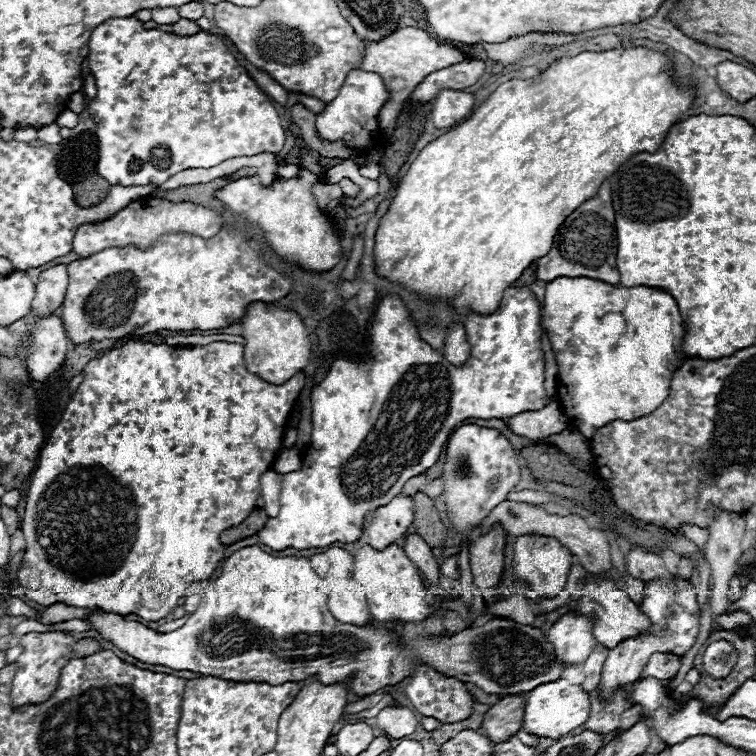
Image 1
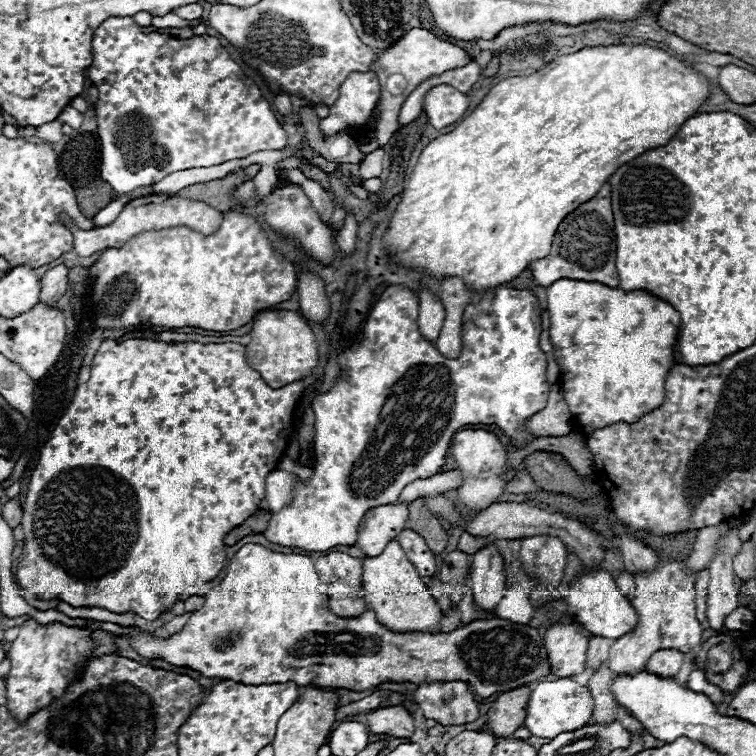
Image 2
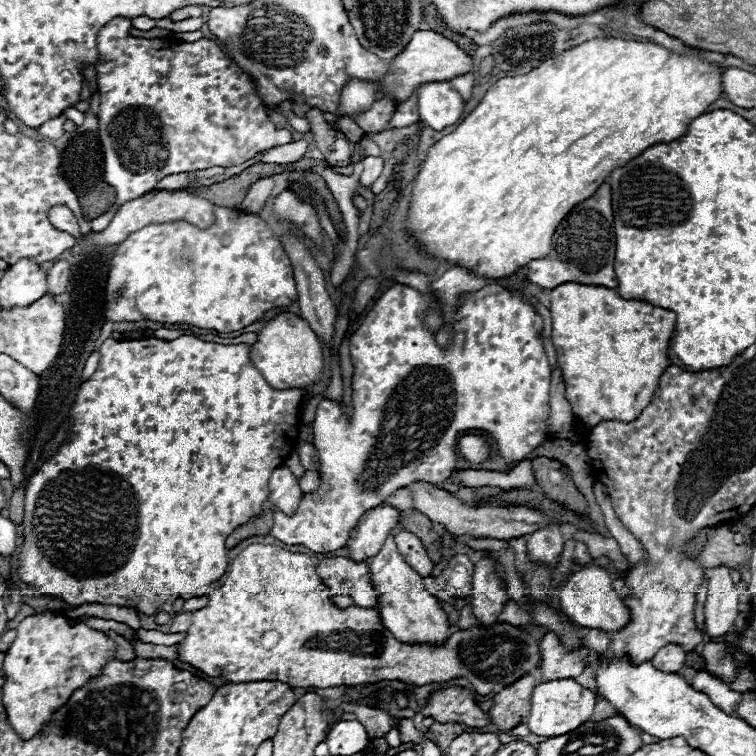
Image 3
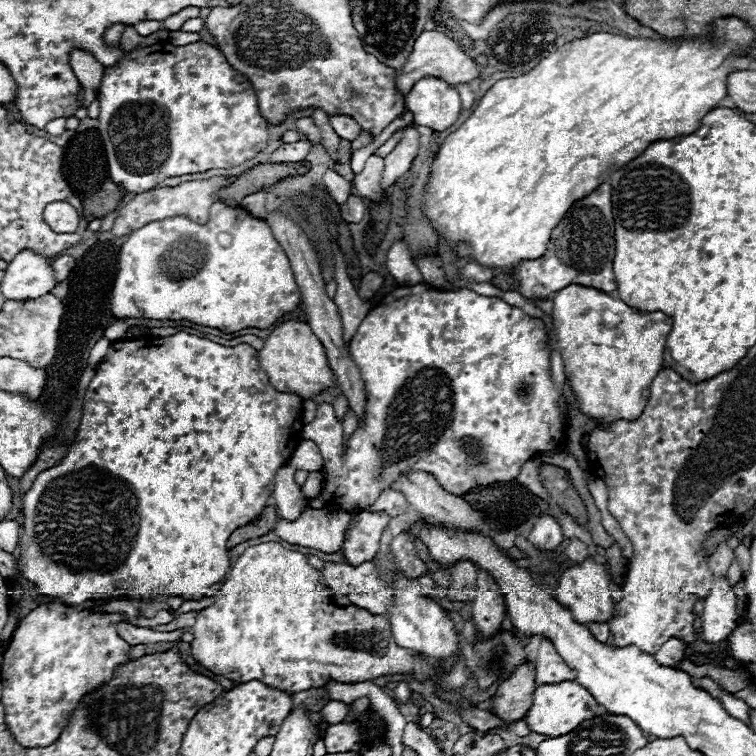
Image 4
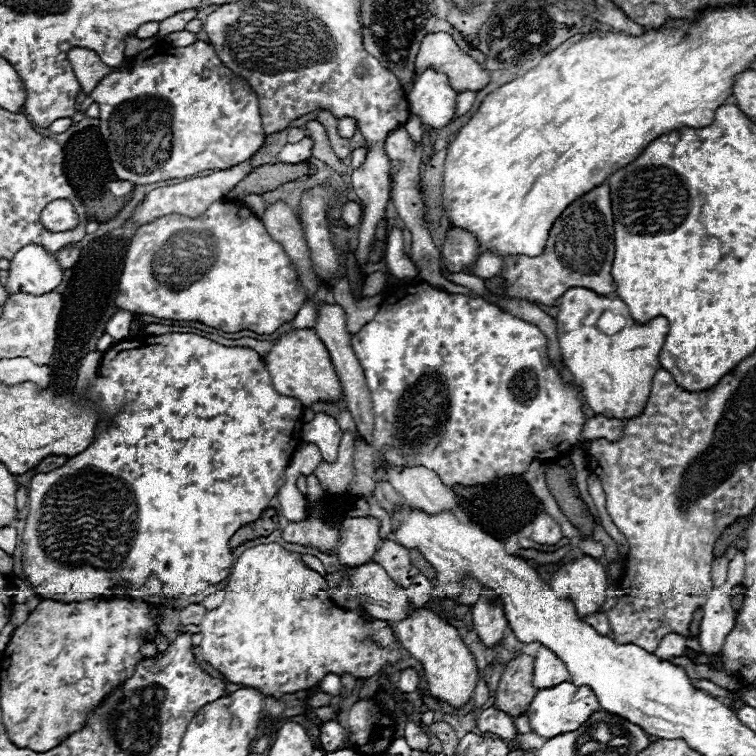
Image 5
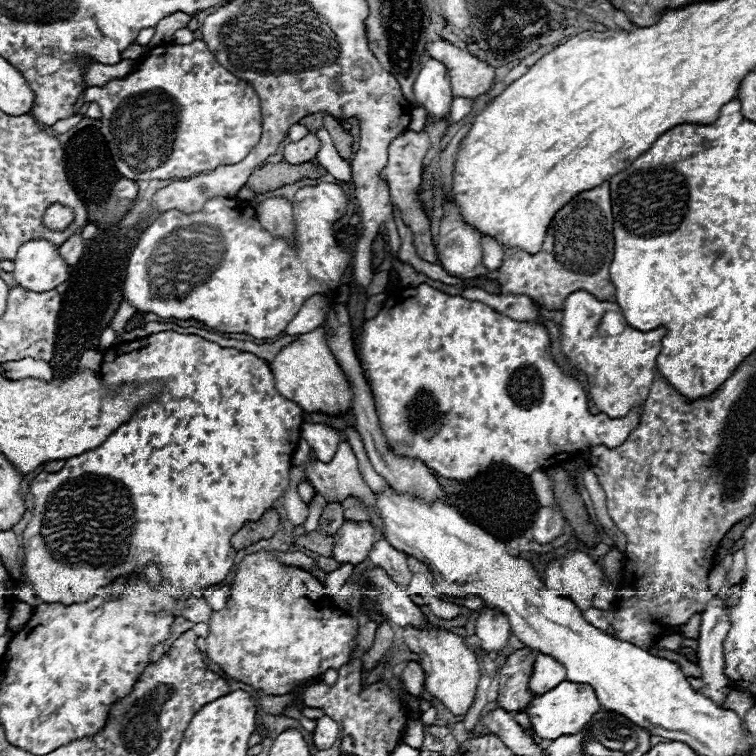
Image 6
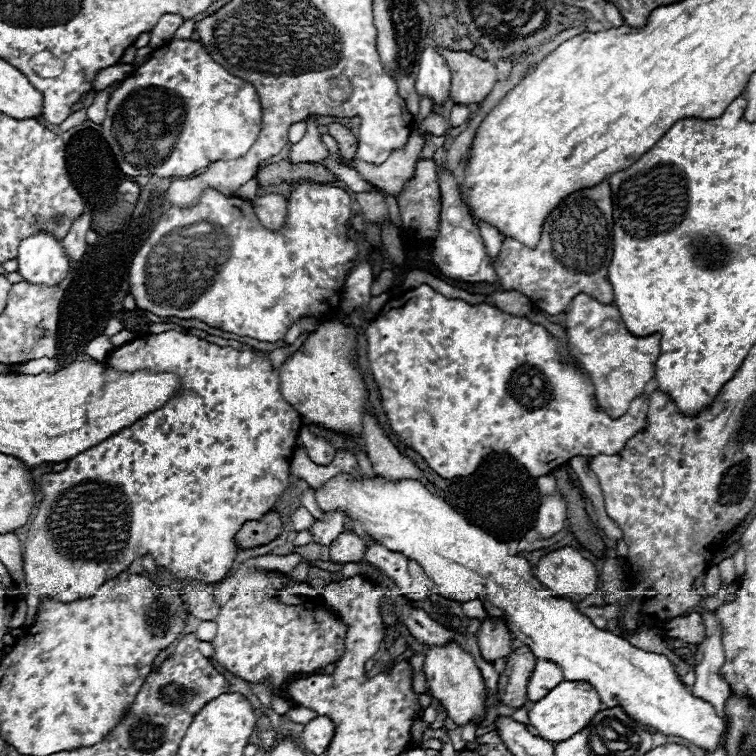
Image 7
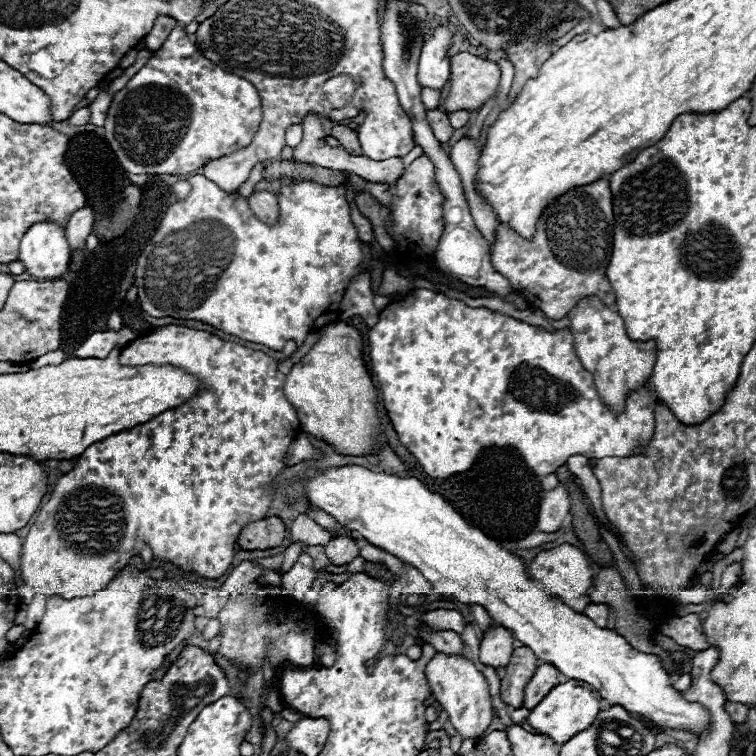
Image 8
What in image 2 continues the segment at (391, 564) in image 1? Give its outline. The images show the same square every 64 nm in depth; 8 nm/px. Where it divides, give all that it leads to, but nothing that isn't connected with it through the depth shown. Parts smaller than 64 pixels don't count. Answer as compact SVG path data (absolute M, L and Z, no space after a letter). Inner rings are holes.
M390 542L380 556L362 558L362 586L366 592L366 604L376 614L376 620L392 632L438 632L440 606L426 590L414 564L400 550L398 542Z

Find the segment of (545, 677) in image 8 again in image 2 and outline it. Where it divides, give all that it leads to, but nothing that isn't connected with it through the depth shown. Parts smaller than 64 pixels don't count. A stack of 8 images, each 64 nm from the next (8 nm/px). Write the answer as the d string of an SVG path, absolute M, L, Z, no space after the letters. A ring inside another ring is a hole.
M554 624L544 636L544 646L556 678L580 674L586 668L588 636L582 636L572 624Z

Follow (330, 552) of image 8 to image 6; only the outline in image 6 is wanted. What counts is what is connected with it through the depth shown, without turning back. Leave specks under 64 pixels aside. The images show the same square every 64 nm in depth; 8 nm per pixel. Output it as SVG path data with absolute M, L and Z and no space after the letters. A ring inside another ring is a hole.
M346 520L334 536L334 560L340 564L360 564L368 558L374 540L374 526L370 520Z

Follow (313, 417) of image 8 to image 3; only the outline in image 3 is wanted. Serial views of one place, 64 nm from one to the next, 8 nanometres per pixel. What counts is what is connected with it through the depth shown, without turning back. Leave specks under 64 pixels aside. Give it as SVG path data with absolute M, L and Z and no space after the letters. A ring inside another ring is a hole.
M280 312L274 318L264 320L264 326L258 332L258 340L250 346L250 360L256 368L260 368L268 384L278 390L306 388L314 384L316 380L320 380L320 372L324 366L318 336L312 332L306 320L292 312Z

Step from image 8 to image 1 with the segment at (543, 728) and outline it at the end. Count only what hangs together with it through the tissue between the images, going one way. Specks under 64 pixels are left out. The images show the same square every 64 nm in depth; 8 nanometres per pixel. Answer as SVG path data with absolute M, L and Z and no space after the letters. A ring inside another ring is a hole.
M556 680L556 682L540 684L532 692L526 694L522 730L528 734L534 734L534 736L540 736L540 738L558 740L560 736L564 736L570 730L584 724L588 720L588 714L590 714L588 694L580 686L568 684L568 680Z

